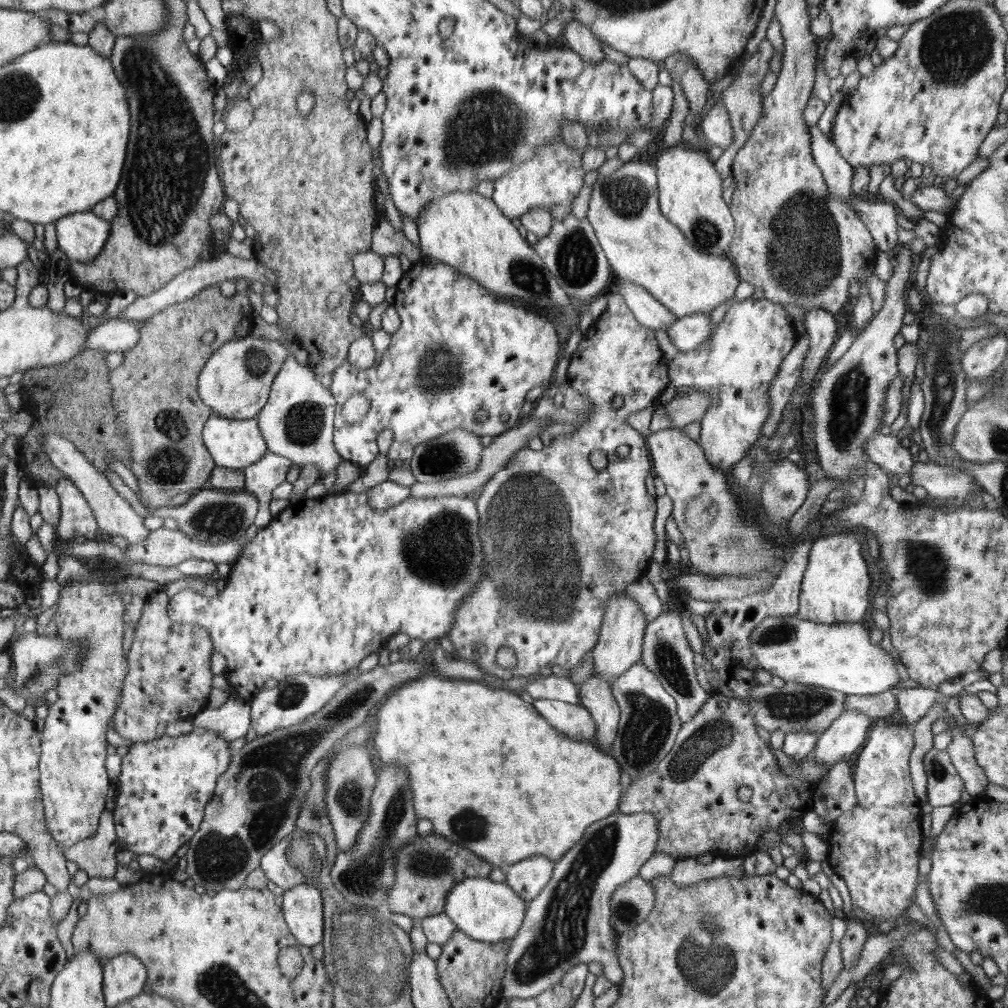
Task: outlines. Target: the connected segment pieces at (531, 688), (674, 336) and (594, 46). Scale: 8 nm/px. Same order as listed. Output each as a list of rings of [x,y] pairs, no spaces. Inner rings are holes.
[[[555,672],[553,676],[531,680],[527,684],[527,694],[533,700],[557,700],[563,704],[579,704],[579,688],[569,680],[567,674]]]
[[[691,314],[677,318],[677,322],[665,330],[669,342],[679,352],[693,352],[703,346],[715,332],[715,326],[709,320],[709,314]]]
[[[571,20],[569,24],[565,24],[561,36],[565,36],[569,48],[575,50],[585,62],[599,64],[603,60],[601,42],[595,40],[595,36],[591,34],[591,30],[585,24],[581,24],[577,20]]]

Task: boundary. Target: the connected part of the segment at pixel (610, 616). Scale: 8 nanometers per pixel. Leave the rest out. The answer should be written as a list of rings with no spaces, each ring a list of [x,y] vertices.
[[[625,592],[613,594],[607,600],[607,612],[603,614],[601,622],[601,632],[597,636],[597,642],[591,650],[591,660],[593,660],[593,676],[601,678],[605,684],[613,684],[623,672],[639,664],[641,660],[641,648],[643,648],[643,632],[645,632],[645,616],[639,610],[639,604],[629,598]]]

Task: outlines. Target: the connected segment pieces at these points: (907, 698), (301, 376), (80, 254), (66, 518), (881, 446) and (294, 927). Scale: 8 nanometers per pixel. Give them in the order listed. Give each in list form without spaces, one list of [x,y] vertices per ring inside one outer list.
[[[907,688],[907,690],[897,690],[897,710],[903,716],[903,720],[913,726],[917,720],[931,710],[931,706],[941,700],[939,692],[927,690],[927,688]]]
[[[287,356],[279,368],[279,374],[271,386],[271,400],[267,408],[255,418],[259,422],[263,440],[267,442],[267,452],[283,456],[303,468],[305,464],[315,464],[321,474],[331,474],[339,468],[343,458],[335,448],[335,408],[337,400],[329,388],[327,378],[315,374],[307,366],[299,366],[293,356]]]
[[[77,212],[55,222],[55,236],[59,250],[65,252],[69,262],[87,264],[95,260],[107,244],[111,222],[105,222],[93,212]]]
[[[61,478],[55,486],[59,496],[59,520],[55,528],[55,536],[61,542],[81,544],[85,540],[93,540],[99,536],[97,520],[93,510],[87,506],[81,490],[67,478]]]
[[[879,432],[873,434],[871,440],[865,442],[865,456],[869,456],[869,460],[873,464],[879,464],[887,474],[897,474],[905,476],[907,472],[911,472],[913,468],[913,460],[907,448],[901,446],[899,436],[891,434],[891,436],[881,436]]]
[[[299,884],[283,892],[283,918],[287,918],[287,926],[297,940],[299,948],[313,948],[321,942],[321,890],[315,890],[311,884]]]

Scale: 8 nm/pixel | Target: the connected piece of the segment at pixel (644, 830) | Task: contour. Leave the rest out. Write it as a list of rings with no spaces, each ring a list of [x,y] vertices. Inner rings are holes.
[[[615,810],[611,816],[591,824],[583,832],[581,840],[573,844],[569,852],[555,862],[551,880],[539,892],[539,896],[527,902],[523,924],[517,930],[515,938],[511,938],[511,948],[505,958],[501,998],[507,998],[507,1000],[535,998],[541,992],[545,992],[549,986],[555,986],[567,970],[571,970],[577,964],[589,964],[589,962],[603,964],[601,976],[605,976],[615,988],[619,988],[619,984],[623,984],[623,970],[619,966],[619,958],[615,956],[617,946],[613,944],[613,934],[611,934],[613,924],[611,924],[609,900],[623,882],[639,874],[641,866],[655,854],[657,842],[659,842],[659,820],[649,812],[621,814],[619,810]]]

